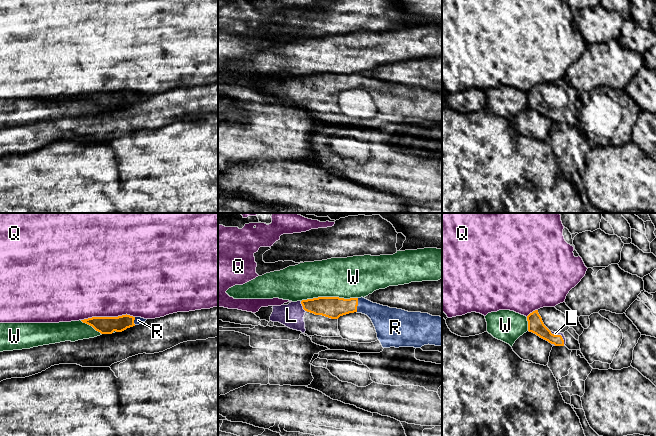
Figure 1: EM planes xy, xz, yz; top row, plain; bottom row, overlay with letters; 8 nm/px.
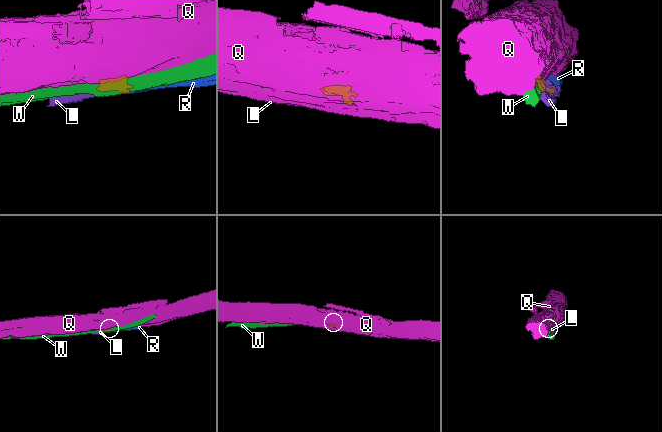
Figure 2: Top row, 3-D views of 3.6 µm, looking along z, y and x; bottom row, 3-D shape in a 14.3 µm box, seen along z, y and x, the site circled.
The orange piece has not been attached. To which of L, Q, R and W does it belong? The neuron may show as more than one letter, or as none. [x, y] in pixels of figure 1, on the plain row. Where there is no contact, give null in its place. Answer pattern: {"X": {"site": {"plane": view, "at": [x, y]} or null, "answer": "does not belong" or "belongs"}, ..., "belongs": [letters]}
{"L": {"site": {"plane": "xz", "at": [302, 81]}, "answer": "belongs"}, "Q": {"site": {"plane": "xy", "at": [107, 93]}, "answer": "does not belong"}, "R": {"site": {"plane": "xz", "at": [357, 81]}, "answer": "belongs"}, "W": {"site": {"plane": "xz", "at": [329, 73]}, "answer": "does not belong"}, "belongs": ["L", "R"]}

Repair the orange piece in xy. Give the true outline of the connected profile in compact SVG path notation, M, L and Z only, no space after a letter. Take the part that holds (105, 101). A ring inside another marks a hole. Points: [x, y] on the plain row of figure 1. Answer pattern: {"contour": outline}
{"contour": "M126 90L118 93L92 93L81 97L92 102L101 110L112 110L114 107L122 108L146 96L147 95L141 93L133 93Z"}

